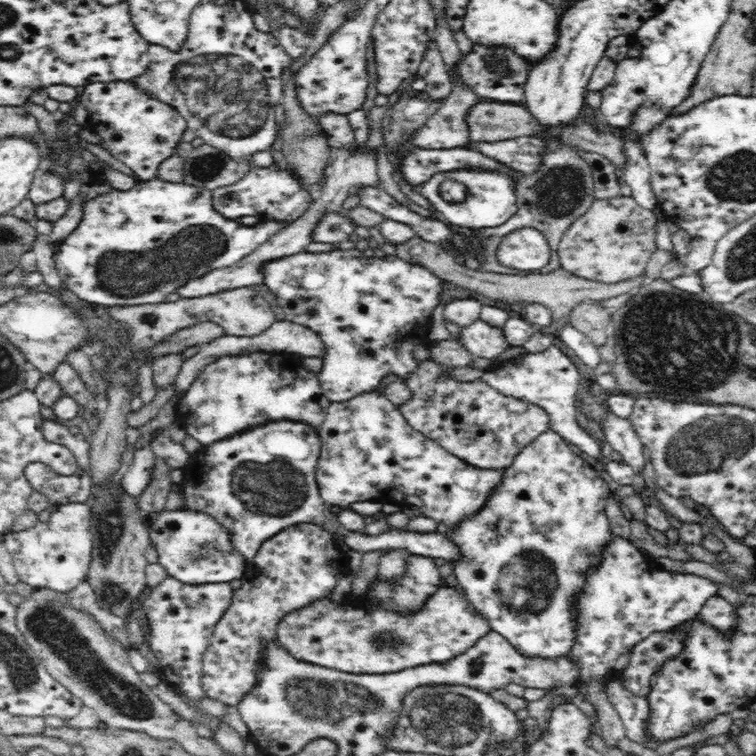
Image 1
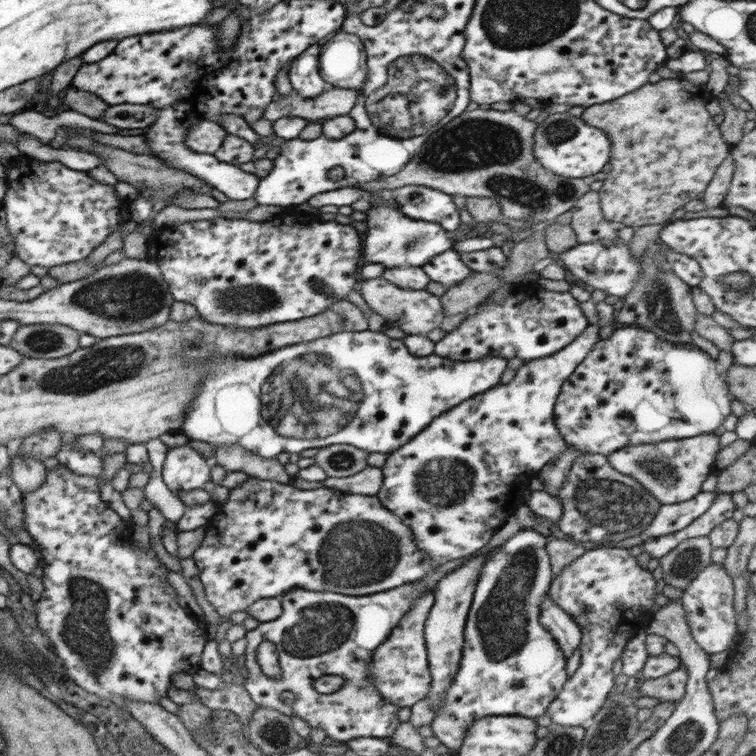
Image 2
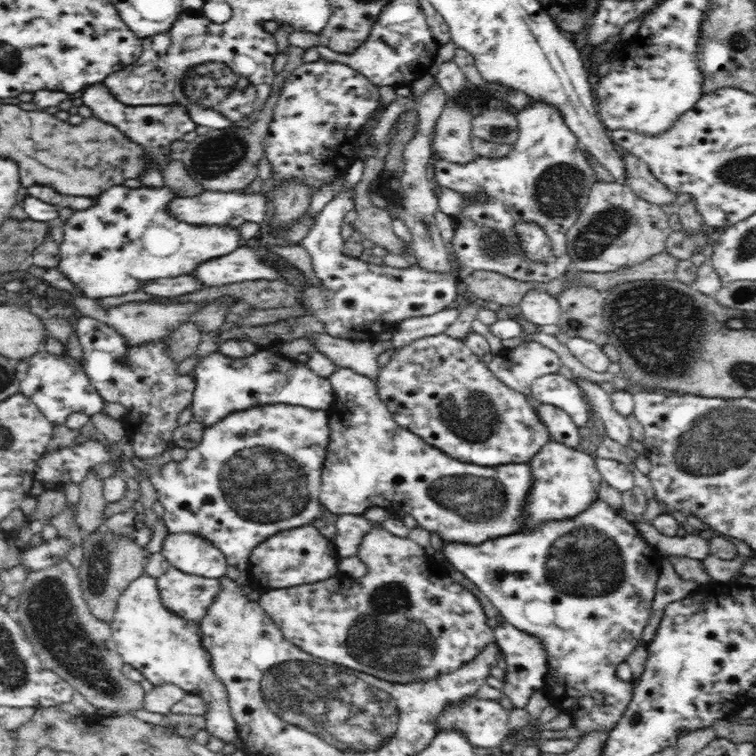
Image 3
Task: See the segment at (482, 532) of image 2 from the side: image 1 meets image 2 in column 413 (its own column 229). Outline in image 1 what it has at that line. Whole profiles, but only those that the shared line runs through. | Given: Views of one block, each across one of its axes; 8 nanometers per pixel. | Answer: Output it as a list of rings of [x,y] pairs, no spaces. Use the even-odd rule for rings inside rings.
[[[274,420],[268,424],[258,424],[244,432],[238,432],[230,438],[216,440],[212,444],[204,444],[197,453],[192,454],[188,464],[181,468],[183,478],[180,489],[184,497],[186,509],[206,512],[210,514],[226,531],[230,533],[232,545],[238,553],[246,557],[250,564],[261,544],[271,536],[277,535],[282,529],[300,523],[314,523],[330,531],[335,538],[342,539],[352,550],[372,552],[373,550],[398,550],[402,548],[410,555],[428,558],[444,558],[453,563],[461,559],[459,548],[446,534],[437,530],[434,532],[414,532],[412,530],[388,530],[380,536],[350,532],[339,525],[336,513],[332,513],[330,506],[319,494],[319,486],[315,479],[315,468],[321,449],[318,430],[307,426],[303,422],[293,420]]]

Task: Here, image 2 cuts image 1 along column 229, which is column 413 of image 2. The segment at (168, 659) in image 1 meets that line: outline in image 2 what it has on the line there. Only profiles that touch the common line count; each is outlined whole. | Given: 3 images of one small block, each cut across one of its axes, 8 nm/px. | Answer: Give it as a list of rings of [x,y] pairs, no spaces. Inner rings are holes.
[[[406,584],[392,588],[384,592],[376,592],[370,596],[348,596],[336,592],[314,592],[302,588],[291,589],[280,597],[282,613],[276,620],[260,623],[255,630],[247,631],[245,649],[246,656],[246,682],[243,684],[250,698],[258,707],[276,709],[288,717],[292,715],[308,721],[312,727],[320,727],[326,731],[326,736],[332,740],[348,742],[349,740],[373,736],[386,739],[392,737],[393,732],[401,724],[398,714],[400,706],[392,701],[384,699],[382,693],[376,689],[368,674],[372,674],[370,660],[375,651],[391,636],[391,632],[403,617],[417,604],[417,599],[426,594],[433,594],[435,588],[428,588],[426,584]],[[265,641],[274,645],[278,665],[280,665],[279,676],[271,678],[262,672],[257,662],[257,647]],[[322,675],[342,676],[346,683],[340,690],[329,695],[314,693],[314,681]],[[282,692],[293,692],[296,699],[292,704],[285,704],[279,695]]]

